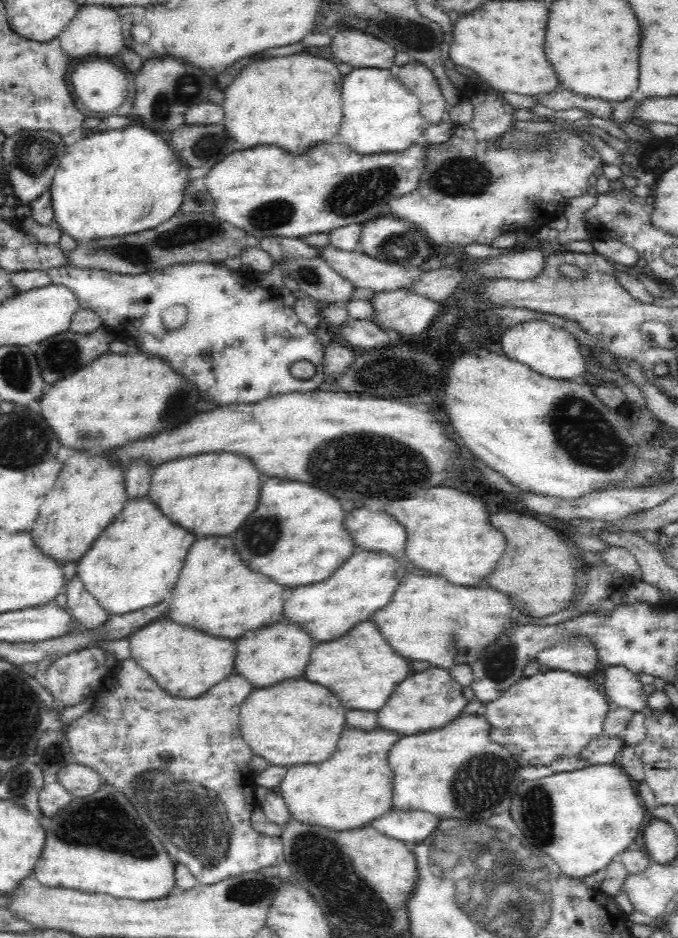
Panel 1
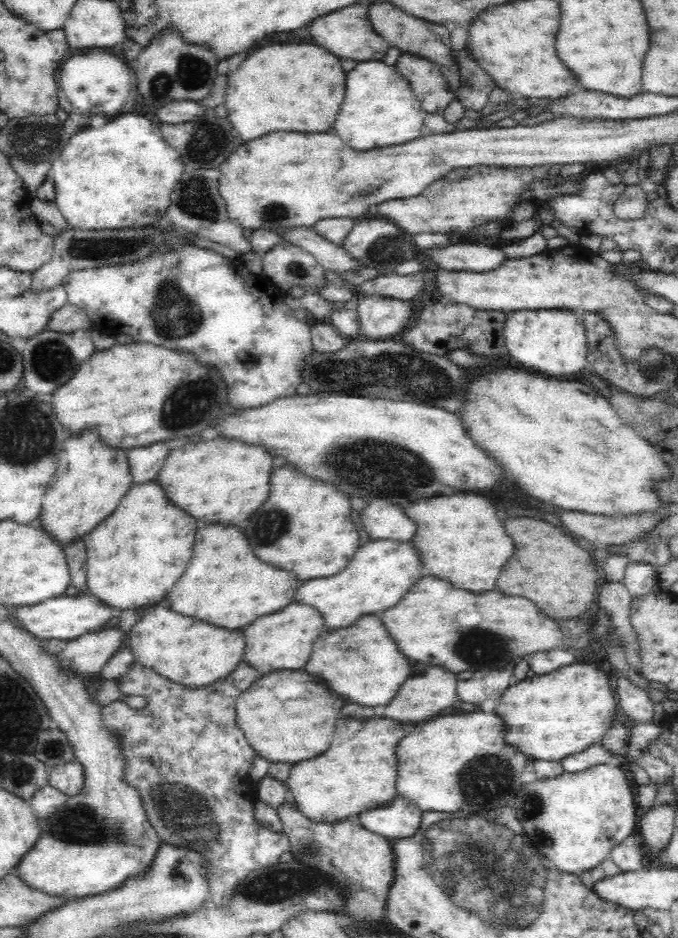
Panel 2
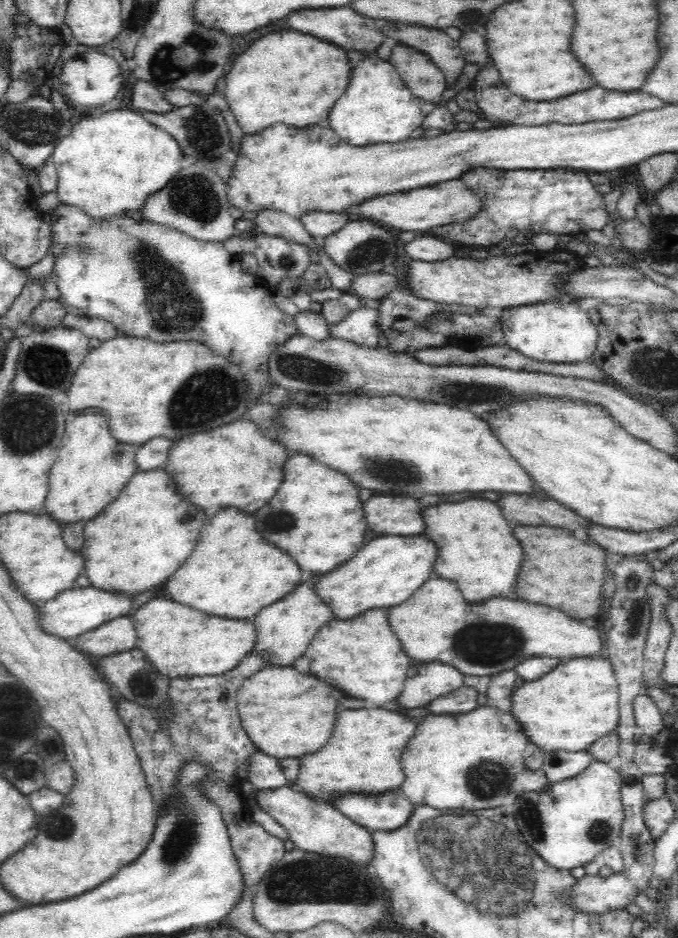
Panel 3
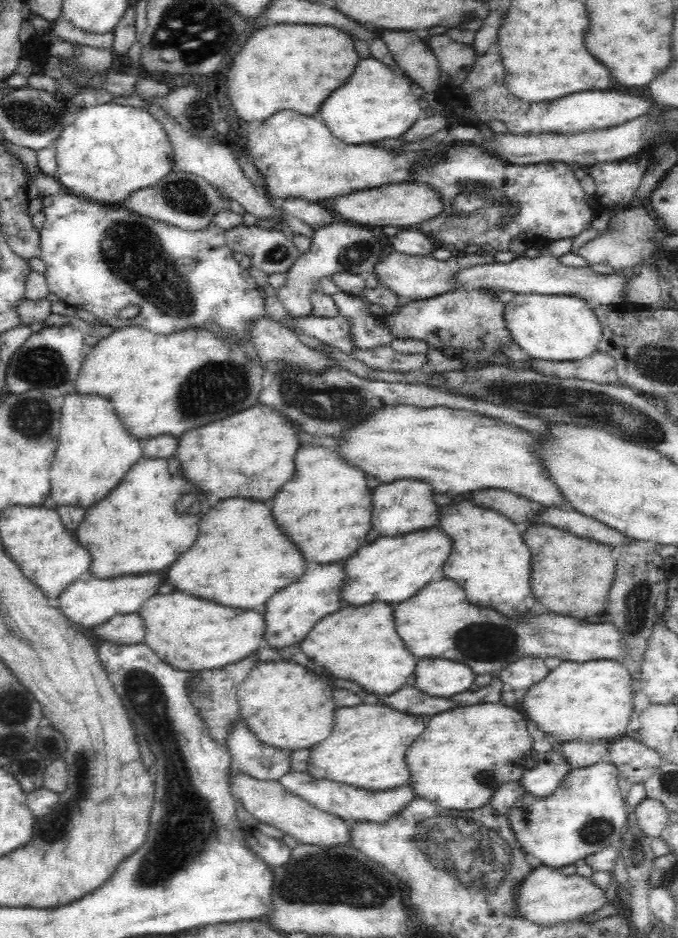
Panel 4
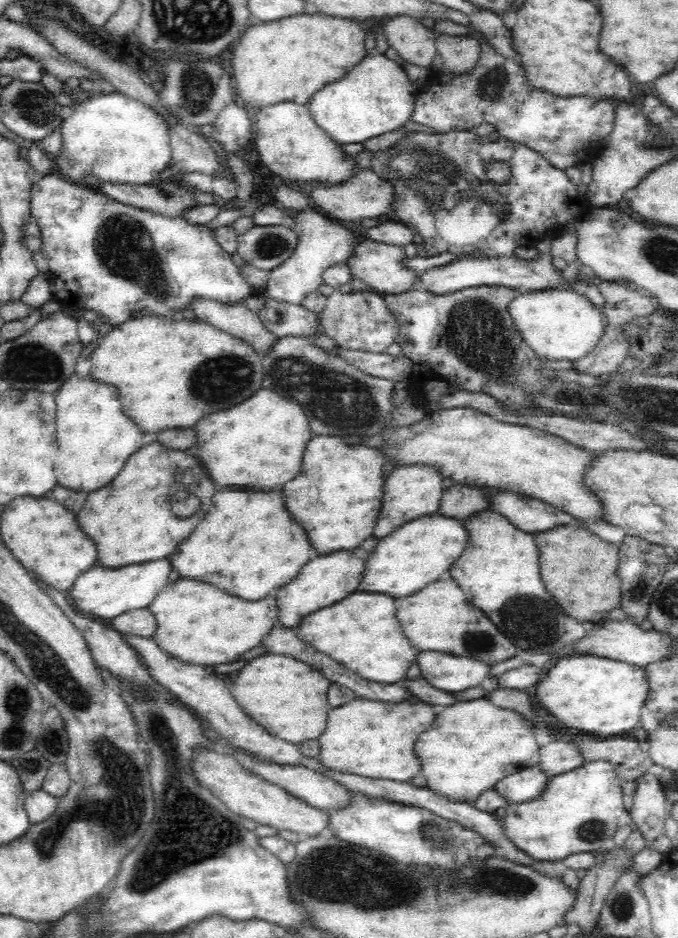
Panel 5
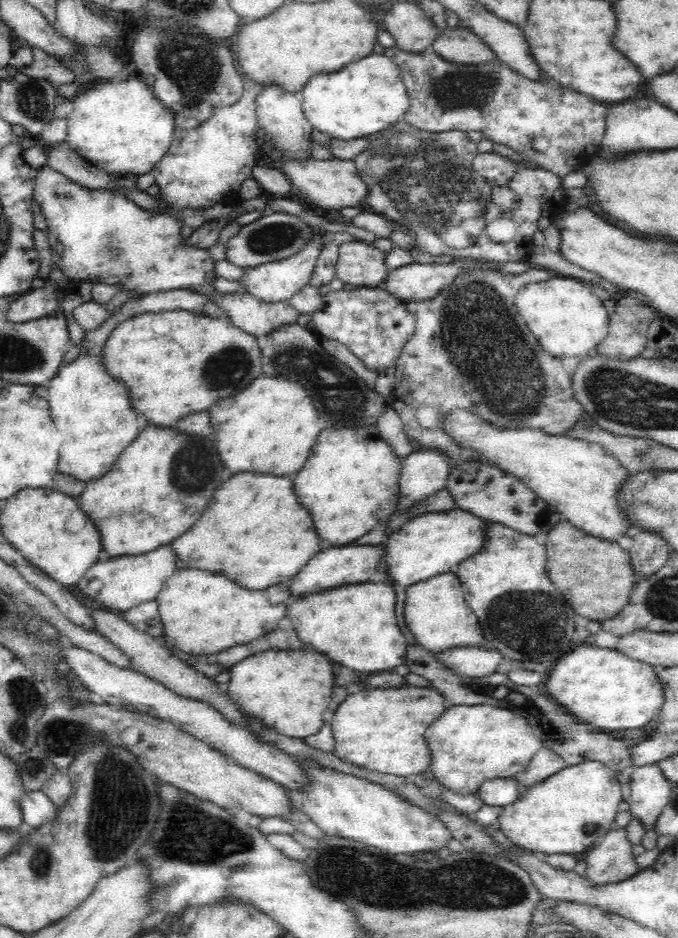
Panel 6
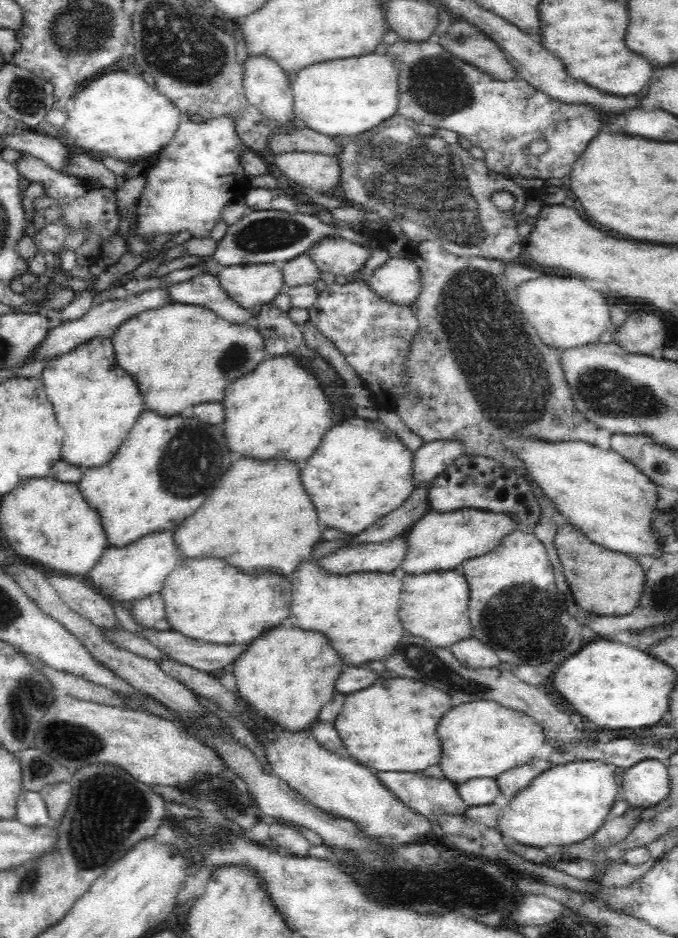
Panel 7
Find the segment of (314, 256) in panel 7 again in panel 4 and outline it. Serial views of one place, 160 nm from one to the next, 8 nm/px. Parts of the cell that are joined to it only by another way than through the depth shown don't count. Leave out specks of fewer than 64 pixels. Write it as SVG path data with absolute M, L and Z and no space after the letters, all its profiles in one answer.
M396 250L386 253L385 256L374 262L374 268L371 273L374 273L378 282L392 290L398 296L406 300L422 300L430 299L434 296L444 294L457 289L456 279L454 279L454 272L461 271L466 266L474 266L474 264L486 264L486 262L494 262L494 256L489 256L484 251L483 254L478 254L474 251L468 251L462 257L450 256L446 260L438 260L431 255L419 254L412 256L411 254L402 254Z

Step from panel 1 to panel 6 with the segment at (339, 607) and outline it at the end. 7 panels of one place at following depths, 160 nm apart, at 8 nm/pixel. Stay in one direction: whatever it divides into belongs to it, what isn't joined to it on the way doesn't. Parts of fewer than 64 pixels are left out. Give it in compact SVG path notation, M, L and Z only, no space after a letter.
M458 508L422 513L411 518L385 539L385 561L389 575L398 585L410 587L432 576L455 570L462 560L483 547L488 523L478 515Z

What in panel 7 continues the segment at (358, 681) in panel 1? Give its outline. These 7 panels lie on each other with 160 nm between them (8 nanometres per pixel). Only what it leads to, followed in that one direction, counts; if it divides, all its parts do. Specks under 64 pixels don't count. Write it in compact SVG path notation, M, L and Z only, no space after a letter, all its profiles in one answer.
M313 559L298 564L287 578L293 584L287 616L290 622L302 630L321 632L345 666L362 667L365 662L382 660L394 652L404 634L398 612L402 593L399 573L332 574Z

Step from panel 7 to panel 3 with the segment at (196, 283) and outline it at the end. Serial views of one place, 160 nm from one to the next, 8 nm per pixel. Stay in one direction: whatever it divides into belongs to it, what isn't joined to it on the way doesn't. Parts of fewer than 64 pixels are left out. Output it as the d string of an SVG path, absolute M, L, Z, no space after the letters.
M375 302L372 306L362 304L356 310L352 310L344 321L331 326L331 334L333 338L352 340L362 346L374 348L383 340L380 329L380 304Z

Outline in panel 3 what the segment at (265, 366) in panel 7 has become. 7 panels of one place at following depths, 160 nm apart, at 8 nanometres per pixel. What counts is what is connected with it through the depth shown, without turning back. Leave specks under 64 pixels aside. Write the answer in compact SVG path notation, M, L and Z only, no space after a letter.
M241 418L228 426L173 441L163 471L173 480L178 494L205 516L210 514L210 520L222 508L235 508L243 514L262 508L280 485L282 467L290 454L254 422Z

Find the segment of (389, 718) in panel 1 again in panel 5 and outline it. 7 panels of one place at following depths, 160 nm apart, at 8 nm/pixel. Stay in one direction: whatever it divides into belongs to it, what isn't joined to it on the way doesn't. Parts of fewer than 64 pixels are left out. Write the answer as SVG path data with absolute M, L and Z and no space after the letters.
M417 650L421 675L432 687L446 692L458 692L472 686L479 686L490 676L492 664L469 656L438 651Z

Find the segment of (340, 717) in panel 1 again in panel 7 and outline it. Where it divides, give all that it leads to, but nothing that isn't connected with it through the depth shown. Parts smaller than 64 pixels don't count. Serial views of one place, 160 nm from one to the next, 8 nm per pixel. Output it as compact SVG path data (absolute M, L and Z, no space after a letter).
M281 624L264 628L260 636L256 636L248 643L248 648L240 653L233 663L237 694L259 714L290 732L298 732L313 725L320 708L332 700L336 679L344 666L330 641L321 632L302 630L298 626L286 627Z

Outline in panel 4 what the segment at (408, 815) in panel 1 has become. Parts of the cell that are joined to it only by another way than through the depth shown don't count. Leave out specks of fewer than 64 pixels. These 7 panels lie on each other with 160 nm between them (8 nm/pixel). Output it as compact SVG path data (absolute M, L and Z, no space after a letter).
M290 769L284 776L277 780L287 792L302 797L303 800L312 804L315 808L339 816L346 822L358 823L359 821L370 821L374 823L389 820L390 815L398 814L412 800L415 800L415 793L409 783L403 784L386 791L368 791L366 789L351 786L350 784L333 782L333 780L322 780L313 778L306 770Z

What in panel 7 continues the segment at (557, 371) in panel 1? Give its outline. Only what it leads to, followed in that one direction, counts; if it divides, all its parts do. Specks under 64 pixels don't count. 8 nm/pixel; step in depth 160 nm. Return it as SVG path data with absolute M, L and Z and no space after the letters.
M540 276L527 280L518 287L517 301L529 324L536 330L538 337L546 345L552 345L559 351L595 344L605 331L614 331L610 321L610 307L606 301L606 291L600 286L580 278L562 278L562 276Z

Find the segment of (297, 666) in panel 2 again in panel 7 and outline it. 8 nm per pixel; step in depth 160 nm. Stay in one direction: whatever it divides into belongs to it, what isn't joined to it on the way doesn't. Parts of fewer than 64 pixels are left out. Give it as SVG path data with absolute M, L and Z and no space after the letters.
M402 534L380 543L362 543L342 547L316 561L325 568L326 572L332 574L398 573L407 552L407 538Z

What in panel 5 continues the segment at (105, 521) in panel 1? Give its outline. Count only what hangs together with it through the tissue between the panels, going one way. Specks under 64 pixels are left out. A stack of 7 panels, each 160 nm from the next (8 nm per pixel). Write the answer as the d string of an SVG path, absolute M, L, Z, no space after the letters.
M74 374L55 393L58 454L54 472L58 484L70 491L94 492L110 483L126 460L144 447L153 434L134 428L119 402L119 392L112 385L94 381L90 374L79 380Z

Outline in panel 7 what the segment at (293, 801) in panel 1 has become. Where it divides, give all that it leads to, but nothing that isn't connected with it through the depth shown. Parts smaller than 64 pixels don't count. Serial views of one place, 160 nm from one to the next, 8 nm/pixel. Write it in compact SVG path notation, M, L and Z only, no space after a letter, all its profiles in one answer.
M378 677L366 688L345 695L342 710L334 723L347 748L349 758L367 766L373 772L376 770L418 772L433 764L439 764L442 743L438 738L437 726L444 714L453 707L450 694L420 680Z

